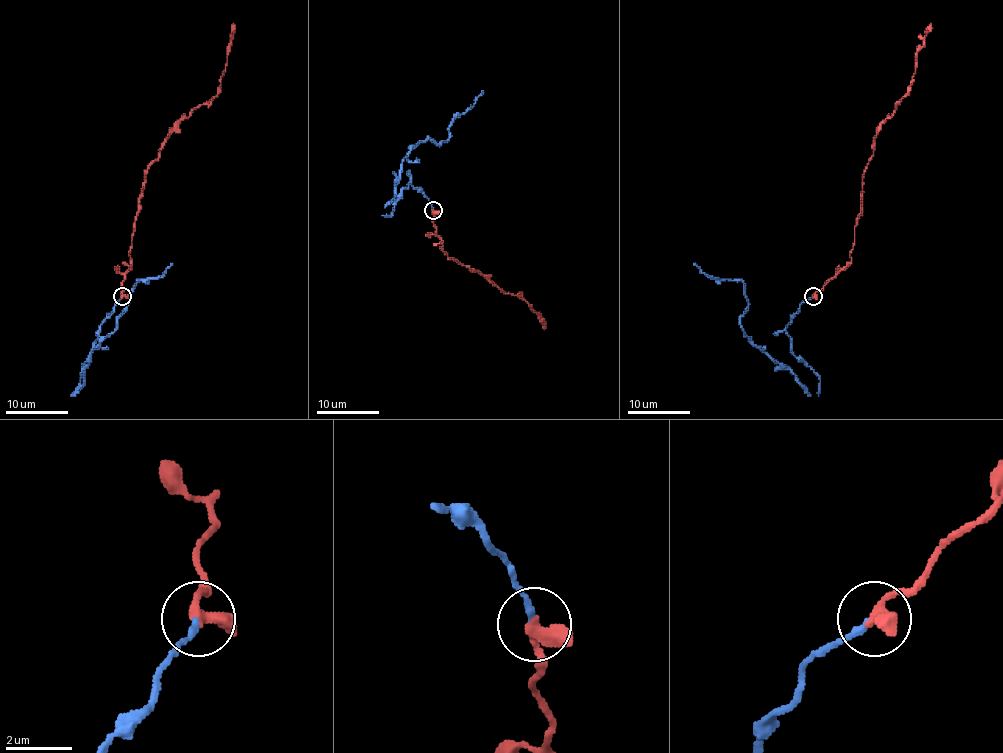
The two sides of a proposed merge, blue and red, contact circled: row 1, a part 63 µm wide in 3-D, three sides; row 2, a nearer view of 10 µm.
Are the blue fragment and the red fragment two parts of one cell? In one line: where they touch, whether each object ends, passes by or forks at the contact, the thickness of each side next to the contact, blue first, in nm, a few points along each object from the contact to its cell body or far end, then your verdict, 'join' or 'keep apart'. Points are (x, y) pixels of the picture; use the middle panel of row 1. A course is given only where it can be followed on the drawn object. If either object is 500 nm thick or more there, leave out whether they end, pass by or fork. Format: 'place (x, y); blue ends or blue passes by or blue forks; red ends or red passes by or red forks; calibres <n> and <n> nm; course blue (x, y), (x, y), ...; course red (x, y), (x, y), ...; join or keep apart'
place (433, 210); blue ends; red passes by; calibres 180 and 360 nm; course blue (432, 211), (410, 183), (388, 215), (402, 159), (429, 137), (444, 142), (450, 122), (483, 91); course red (433, 211), (439, 247), (449, 257), (485, 275), (505, 293), (519, 295), (544, 328); join

